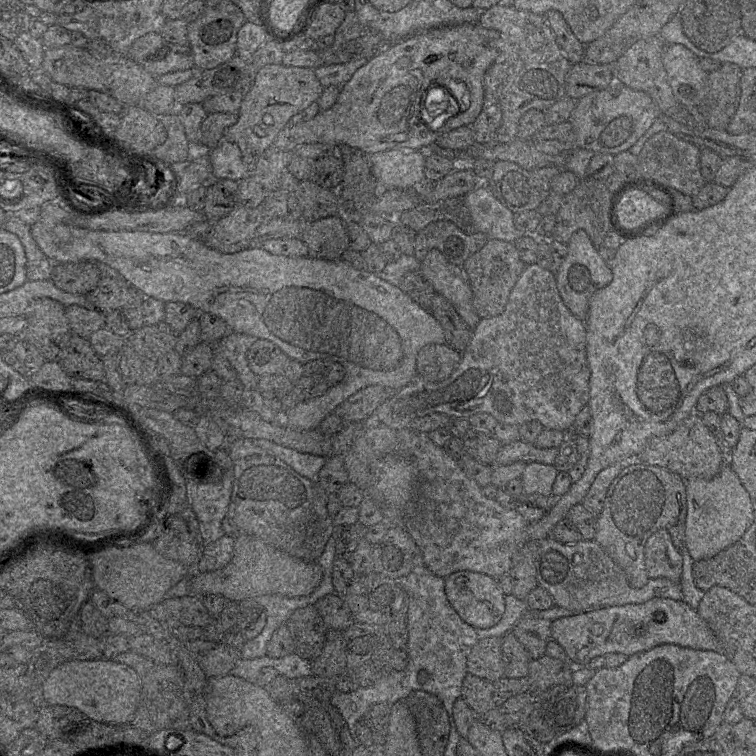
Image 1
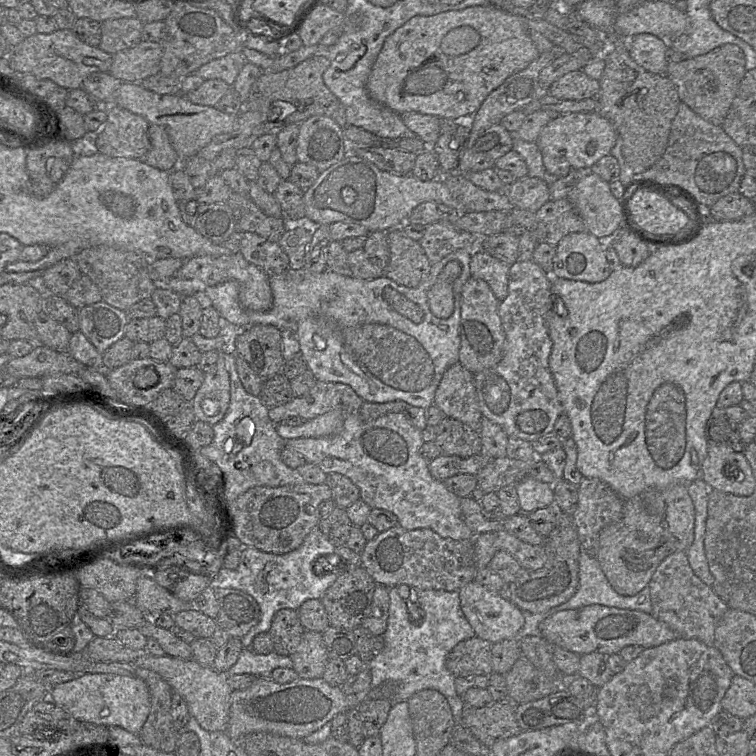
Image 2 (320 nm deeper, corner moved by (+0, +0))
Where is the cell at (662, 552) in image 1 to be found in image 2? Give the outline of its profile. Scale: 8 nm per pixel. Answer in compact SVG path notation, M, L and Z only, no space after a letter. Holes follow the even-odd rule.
M686 551L667 556L656 568L648 587L652 603L651 614L657 620L666 623L678 638L696 639L708 646L714 646L716 625L729 607L712 587L695 575Z

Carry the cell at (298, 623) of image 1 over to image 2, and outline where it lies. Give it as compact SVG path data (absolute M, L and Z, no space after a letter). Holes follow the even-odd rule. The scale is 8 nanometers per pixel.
M284 608L277 611L268 631L274 652L282 656L290 656L299 646L305 631L297 610Z

